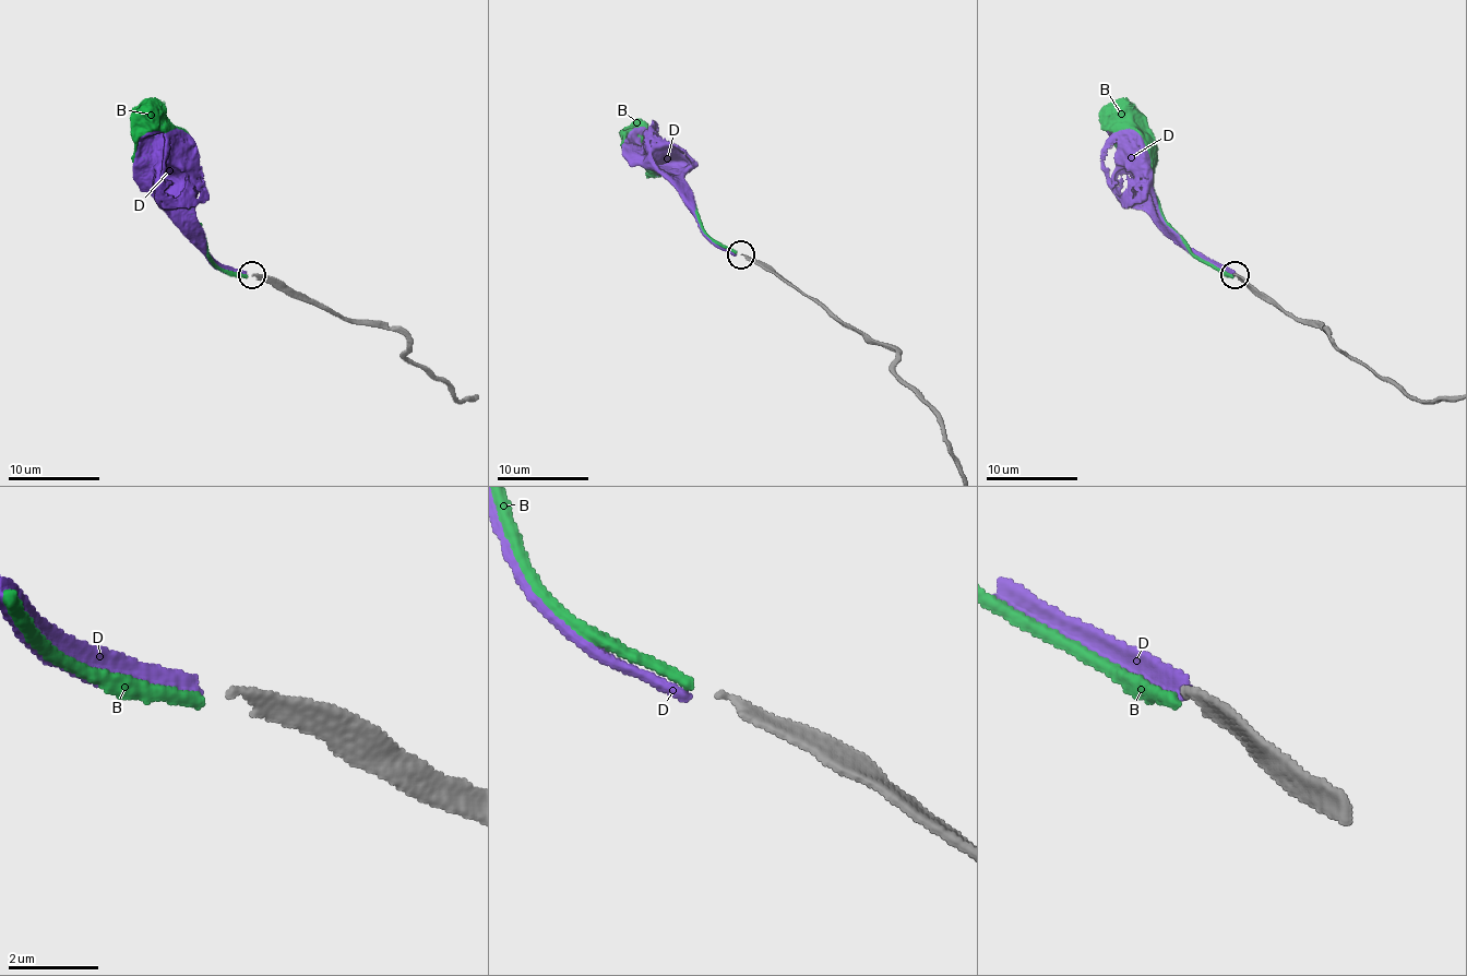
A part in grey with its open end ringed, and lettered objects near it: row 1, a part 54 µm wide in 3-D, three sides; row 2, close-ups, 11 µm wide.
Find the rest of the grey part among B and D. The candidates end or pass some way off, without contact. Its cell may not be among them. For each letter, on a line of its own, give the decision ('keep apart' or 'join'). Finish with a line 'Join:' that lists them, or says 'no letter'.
B: keep apart
D: join
Join: D

